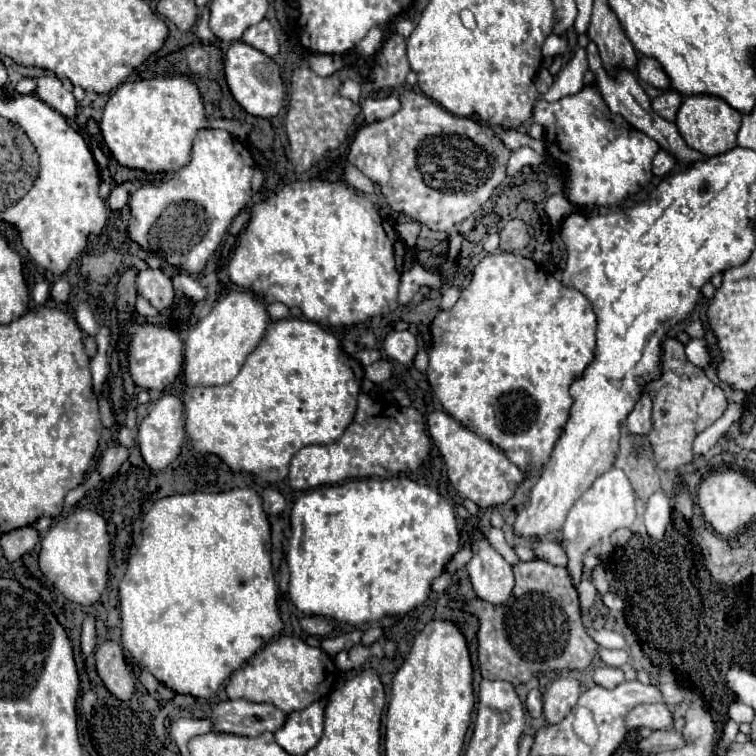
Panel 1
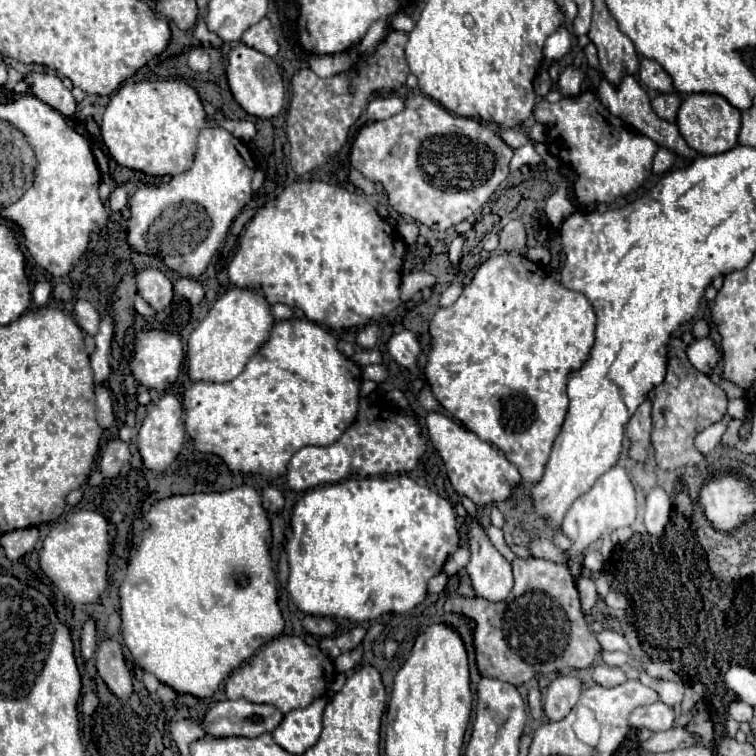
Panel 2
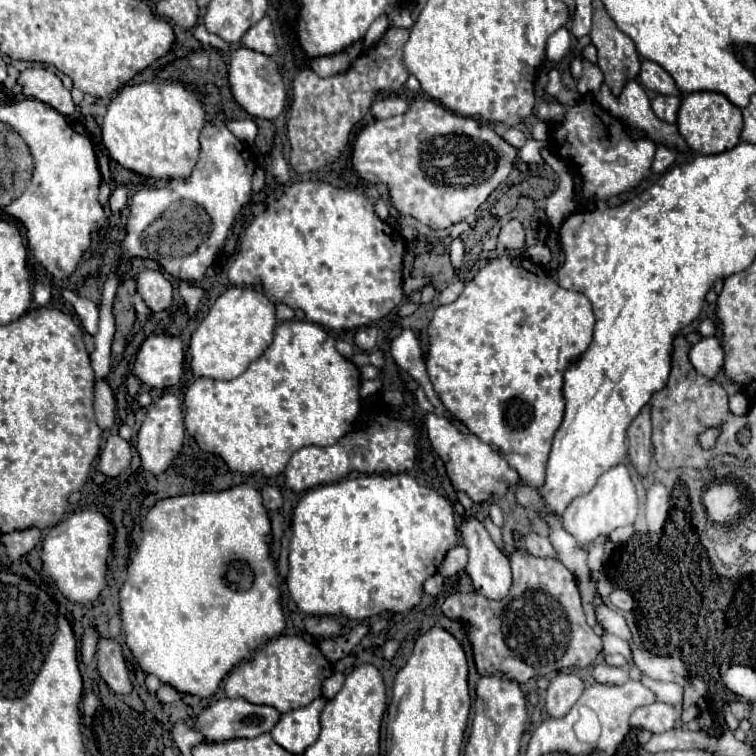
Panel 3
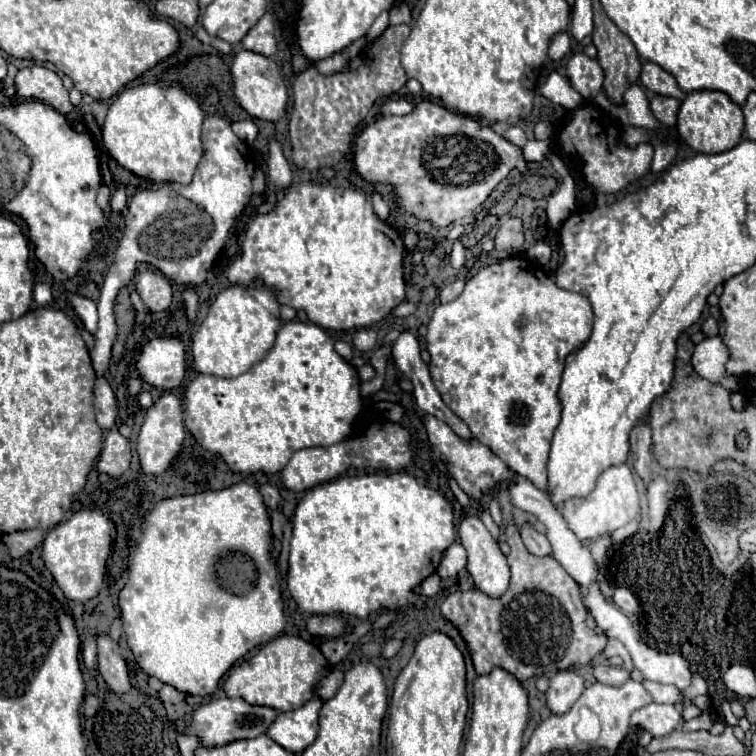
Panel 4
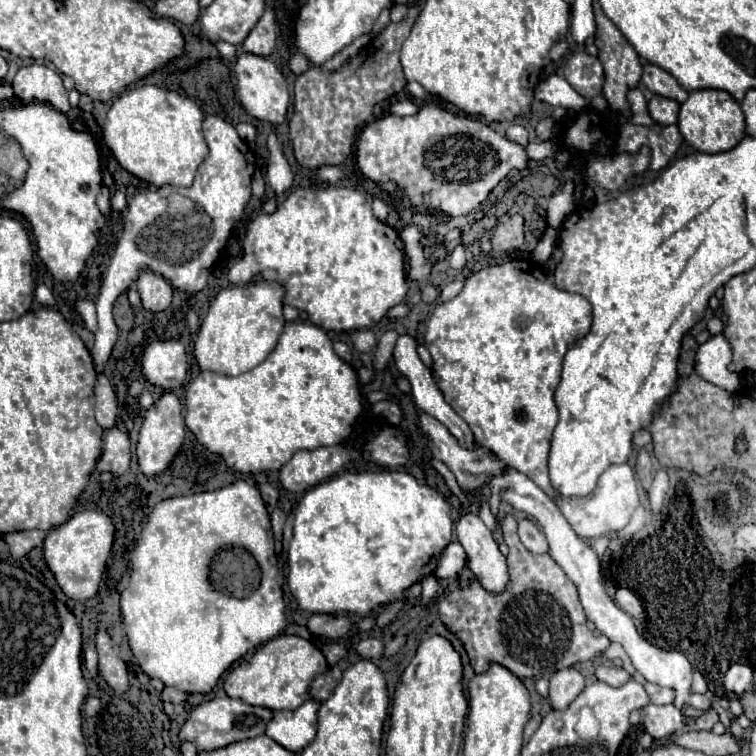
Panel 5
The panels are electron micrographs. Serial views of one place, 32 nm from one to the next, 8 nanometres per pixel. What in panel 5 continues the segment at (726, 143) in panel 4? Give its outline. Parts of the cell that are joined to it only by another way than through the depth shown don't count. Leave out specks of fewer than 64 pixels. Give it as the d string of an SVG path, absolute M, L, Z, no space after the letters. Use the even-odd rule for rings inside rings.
M696 90L690 92L688 100L680 104L678 130L682 138L698 152L716 154L732 150L746 134L744 114L740 104L724 90Z

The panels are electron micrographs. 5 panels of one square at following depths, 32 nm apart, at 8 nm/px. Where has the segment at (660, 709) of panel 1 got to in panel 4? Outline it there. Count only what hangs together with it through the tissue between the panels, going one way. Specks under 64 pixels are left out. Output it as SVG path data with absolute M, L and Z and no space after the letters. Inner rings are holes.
M648 704L644 708L638 708L632 714L632 726L642 726L654 736L662 736L672 732L678 722L682 722L682 716L676 706L672 704Z

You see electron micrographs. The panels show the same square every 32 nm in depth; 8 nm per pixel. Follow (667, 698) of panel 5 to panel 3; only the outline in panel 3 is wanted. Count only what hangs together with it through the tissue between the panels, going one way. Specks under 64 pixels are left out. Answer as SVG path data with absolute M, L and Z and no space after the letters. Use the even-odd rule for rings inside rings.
M642 676L640 682L642 682L646 688L650 688L660 702L672 704L672 706L680 706L680 702L682 702L682 692L684 692L682 686L678 686L678 684L674 684L674 682L658 682L658 680L652 680L652 678L648 678L648 676Z

